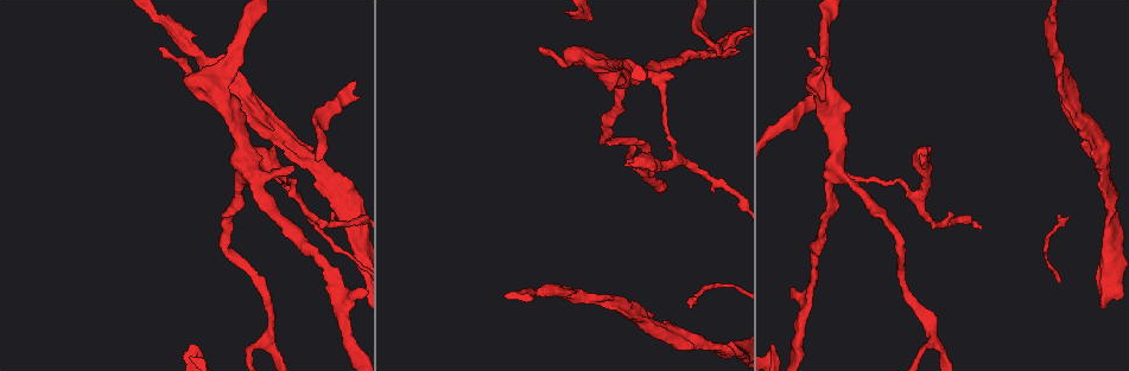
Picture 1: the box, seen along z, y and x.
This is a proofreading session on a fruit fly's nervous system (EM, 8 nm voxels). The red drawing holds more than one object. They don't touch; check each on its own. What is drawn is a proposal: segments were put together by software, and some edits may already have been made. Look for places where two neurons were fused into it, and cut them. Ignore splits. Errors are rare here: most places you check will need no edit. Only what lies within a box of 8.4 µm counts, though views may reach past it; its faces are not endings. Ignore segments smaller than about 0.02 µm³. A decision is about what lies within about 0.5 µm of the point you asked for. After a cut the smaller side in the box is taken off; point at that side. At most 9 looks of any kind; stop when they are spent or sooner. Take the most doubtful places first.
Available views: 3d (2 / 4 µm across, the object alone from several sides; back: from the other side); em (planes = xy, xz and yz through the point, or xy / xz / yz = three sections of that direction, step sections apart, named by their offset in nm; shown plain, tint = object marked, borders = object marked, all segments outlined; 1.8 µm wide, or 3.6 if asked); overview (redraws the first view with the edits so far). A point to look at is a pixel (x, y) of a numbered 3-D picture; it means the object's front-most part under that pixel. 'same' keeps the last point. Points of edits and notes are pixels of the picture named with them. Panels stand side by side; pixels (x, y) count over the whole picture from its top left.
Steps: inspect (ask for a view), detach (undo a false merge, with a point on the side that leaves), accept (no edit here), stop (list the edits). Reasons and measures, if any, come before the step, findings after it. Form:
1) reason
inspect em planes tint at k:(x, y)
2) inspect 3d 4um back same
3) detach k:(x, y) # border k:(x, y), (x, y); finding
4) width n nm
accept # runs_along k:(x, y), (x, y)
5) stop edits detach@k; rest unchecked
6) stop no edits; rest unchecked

thick turns thin
inspect em planes tint at 1:(575, 56)

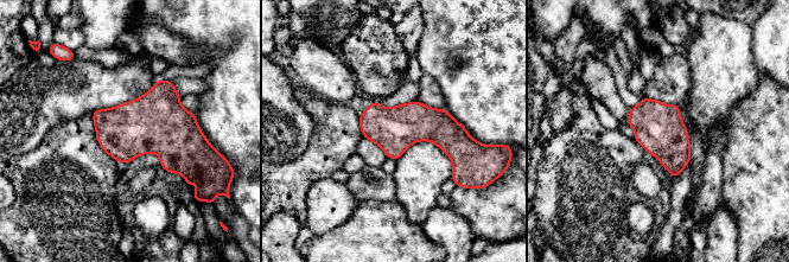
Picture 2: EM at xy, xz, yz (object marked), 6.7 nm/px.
accept # all the same neuron

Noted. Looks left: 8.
side arm on a straight run
inspect 3d 4um at 1:(266, 333)

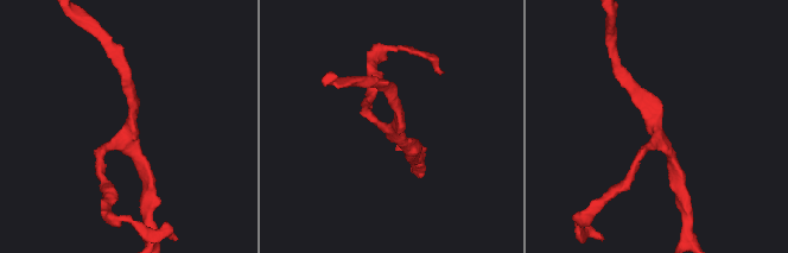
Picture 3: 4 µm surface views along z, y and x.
shape alone is not enough
inspect em planes plain at 3:(655, 128)

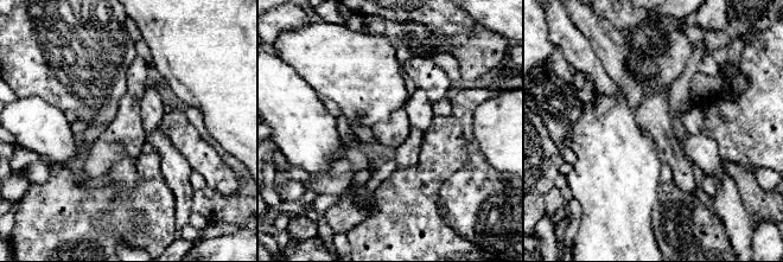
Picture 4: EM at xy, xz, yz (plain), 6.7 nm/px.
inspect em planes tint same

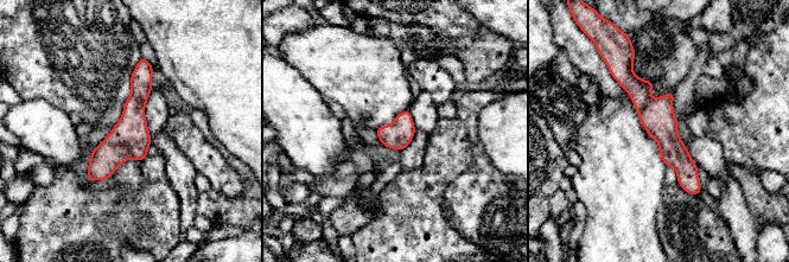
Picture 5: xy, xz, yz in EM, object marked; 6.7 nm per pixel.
accept # one neuron here

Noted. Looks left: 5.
two arms in line, one across
inspect em planes borders at 1:(678, 160)

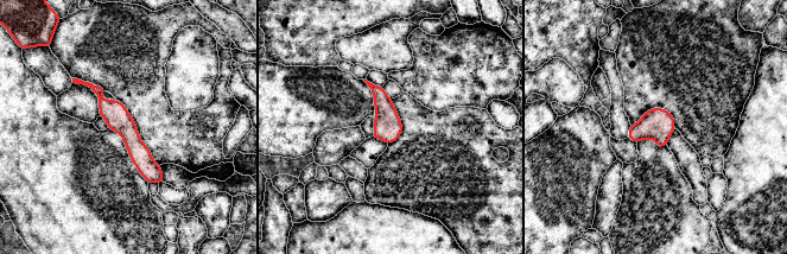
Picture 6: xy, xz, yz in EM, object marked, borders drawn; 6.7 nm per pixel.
width 160 nm
accept # continuous, no second neuron

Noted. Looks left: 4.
a fork
inspect em xz step 16 tint at 1:(336, 289)

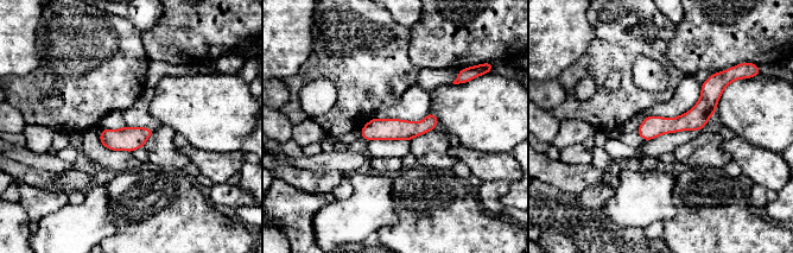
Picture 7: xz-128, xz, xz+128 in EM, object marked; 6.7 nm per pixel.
another direction
inspect em planes tint same

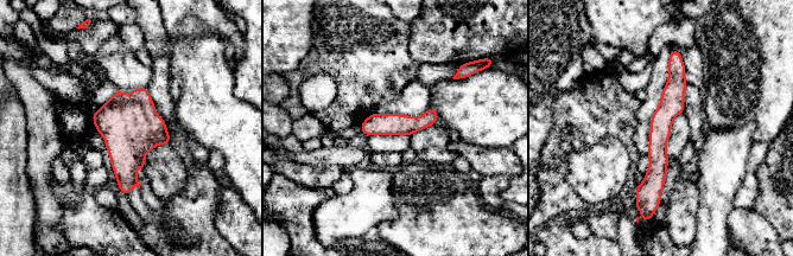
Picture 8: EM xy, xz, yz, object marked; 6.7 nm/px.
width 140 nm
accept # one neuron here

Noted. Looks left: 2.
stop no edits; rest unchecked

